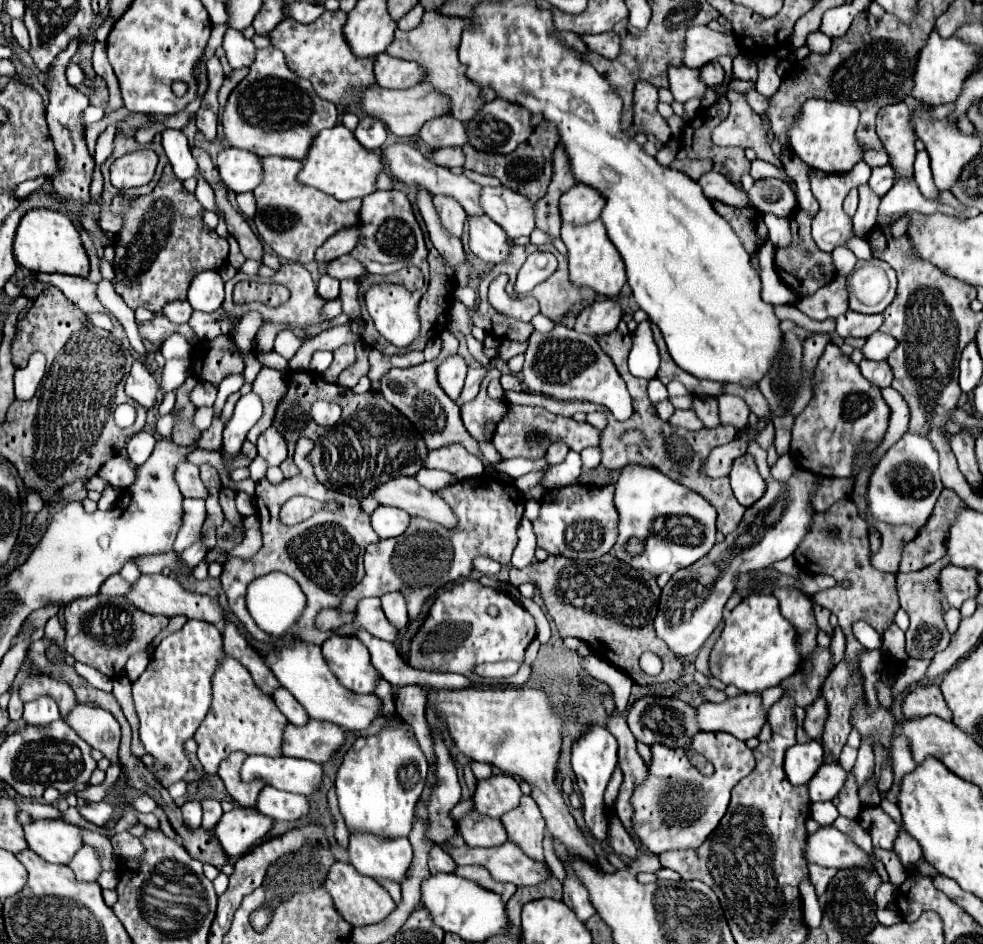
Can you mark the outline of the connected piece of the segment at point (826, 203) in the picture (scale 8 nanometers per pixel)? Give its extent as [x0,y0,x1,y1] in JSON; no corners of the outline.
[808,162,870,252]

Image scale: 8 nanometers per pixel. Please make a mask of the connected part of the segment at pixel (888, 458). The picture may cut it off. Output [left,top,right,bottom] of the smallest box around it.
[866,432,944,528]

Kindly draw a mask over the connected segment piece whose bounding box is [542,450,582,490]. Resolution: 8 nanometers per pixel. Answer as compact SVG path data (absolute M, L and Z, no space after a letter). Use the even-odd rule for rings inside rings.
M570 450L562 464L546 468L546 472L544 472L546 480L542 480L542 486L552 490L552 488L562 488L562 486L576 484L581 473L582 461L580 454Z

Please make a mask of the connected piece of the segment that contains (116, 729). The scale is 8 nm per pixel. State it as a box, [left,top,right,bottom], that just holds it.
[64,702,120,762]

